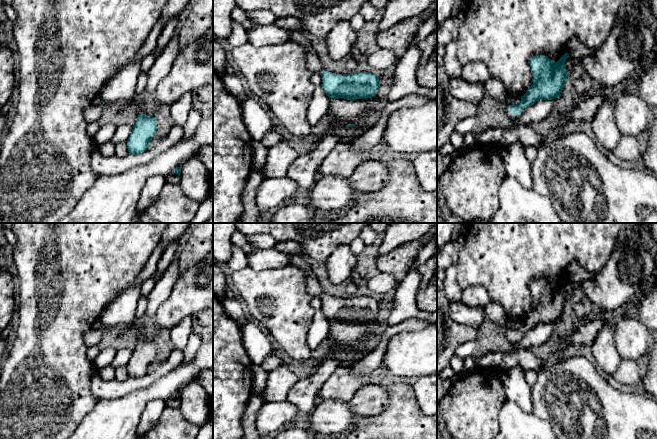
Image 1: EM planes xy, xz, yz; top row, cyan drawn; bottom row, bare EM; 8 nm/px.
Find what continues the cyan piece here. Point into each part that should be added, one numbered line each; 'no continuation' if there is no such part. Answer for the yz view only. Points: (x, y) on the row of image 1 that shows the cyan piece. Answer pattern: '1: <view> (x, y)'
1: yz (507, 110)

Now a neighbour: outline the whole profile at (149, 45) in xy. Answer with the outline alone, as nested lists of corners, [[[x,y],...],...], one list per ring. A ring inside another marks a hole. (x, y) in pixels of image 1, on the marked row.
[[[160,21],[156,22],[150,31],[148,38],[143,43],[142,47],[134,55],[131,62],[142,60],[145,56],[153,52],[156,48],[158,38],[163,30],[163,25]]]

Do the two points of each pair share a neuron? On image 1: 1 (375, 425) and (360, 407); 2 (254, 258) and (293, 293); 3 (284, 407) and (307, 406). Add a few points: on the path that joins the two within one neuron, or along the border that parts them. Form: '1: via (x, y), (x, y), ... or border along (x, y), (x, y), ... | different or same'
1: border along (388, 404), (375, 415), (357, 418) | different
2: border along (288, 264), (259, 270), (247, 266) | different
3: border along (287, 399), (299, 411) | different

